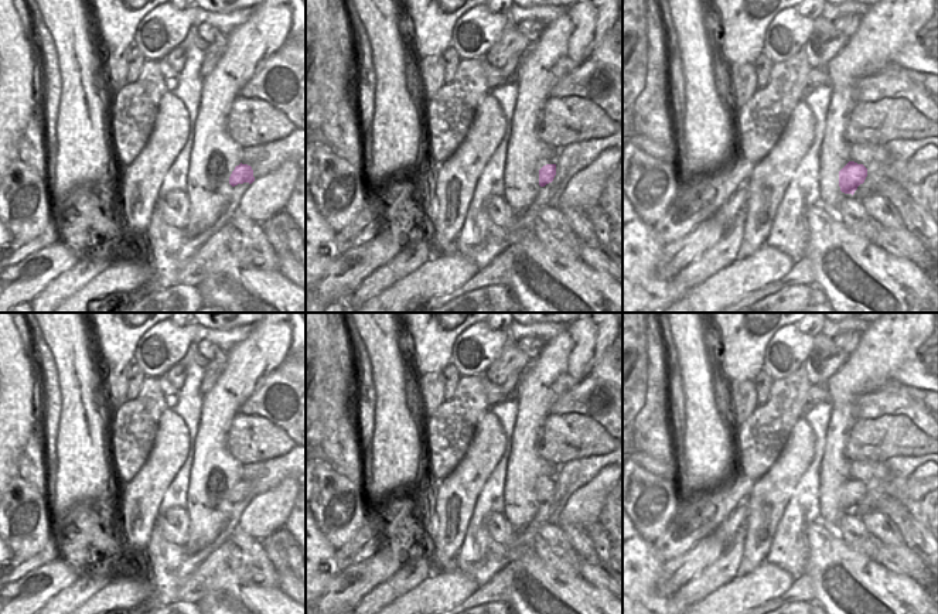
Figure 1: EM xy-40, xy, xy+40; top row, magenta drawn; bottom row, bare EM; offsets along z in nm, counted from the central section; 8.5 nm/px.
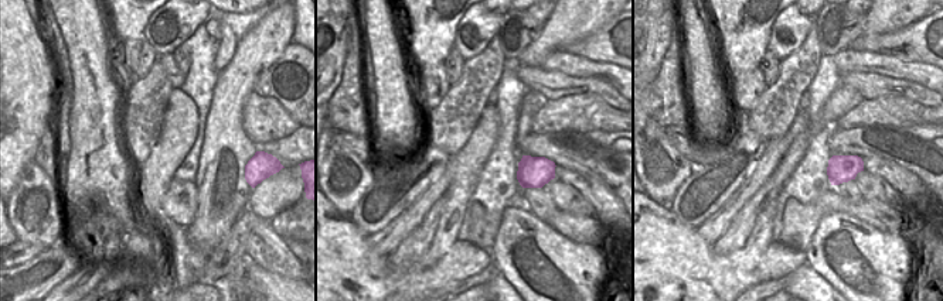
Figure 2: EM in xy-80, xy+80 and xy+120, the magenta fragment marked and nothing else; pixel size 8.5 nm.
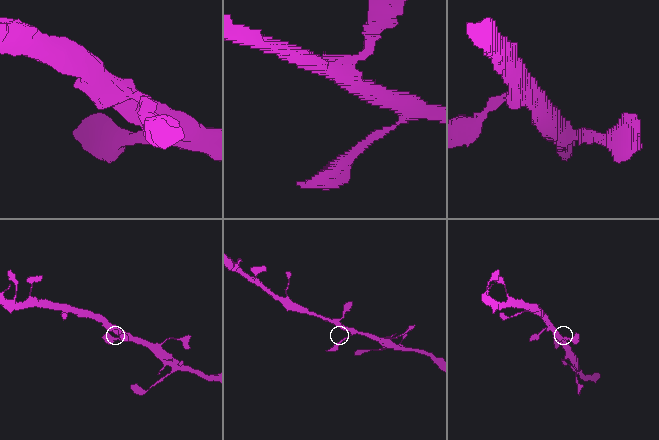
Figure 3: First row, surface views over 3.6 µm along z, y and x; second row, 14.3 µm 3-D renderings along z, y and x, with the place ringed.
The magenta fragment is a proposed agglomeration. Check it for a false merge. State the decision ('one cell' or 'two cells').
one cell

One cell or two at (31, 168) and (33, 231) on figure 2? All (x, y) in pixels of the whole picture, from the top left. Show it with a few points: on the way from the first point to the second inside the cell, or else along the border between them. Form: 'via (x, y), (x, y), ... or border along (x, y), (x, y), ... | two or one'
via (33, 184), (33, 215) | one

